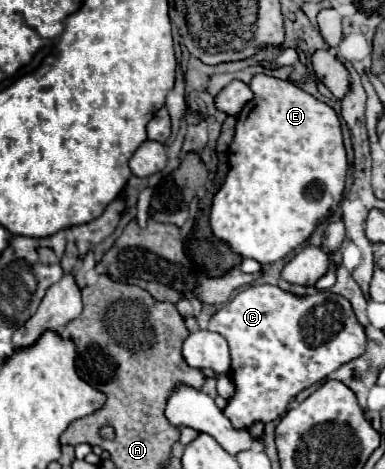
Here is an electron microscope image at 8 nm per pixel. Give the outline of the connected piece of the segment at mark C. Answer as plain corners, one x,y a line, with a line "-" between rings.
250,285
240,291
232,301
228,301
218,313
212,315
208,321
208,331
220,333
230,345
230,373
236,381
238,393
228,401
224,415
236,429
248,429
256,421
268,423
278,419
282,413
286,413
290,399
294,399
302,389
326,379
332,371
352,361
354,357
360,357
366,347
364,327
358,323
348,299
330,291
298,297
274,285

